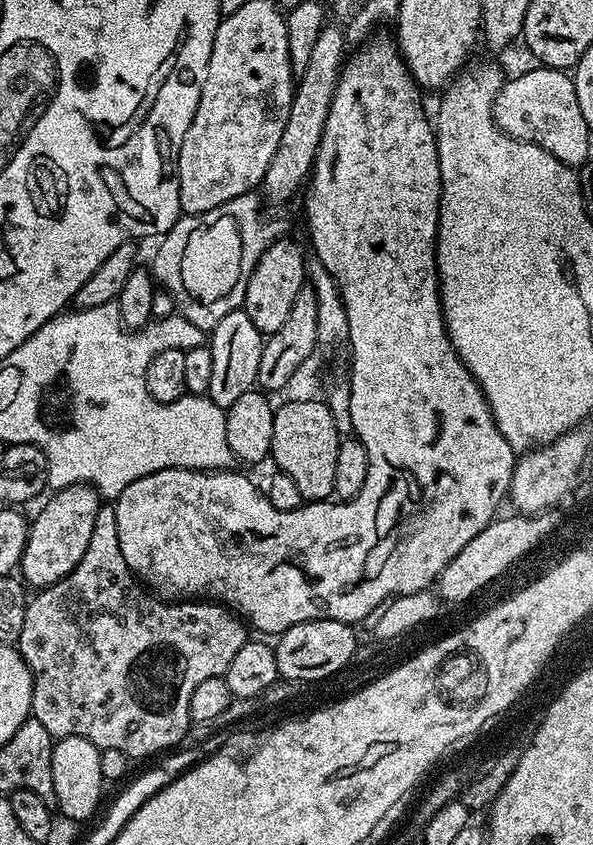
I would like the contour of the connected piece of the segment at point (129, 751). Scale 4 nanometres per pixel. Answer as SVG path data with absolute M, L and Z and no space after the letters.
M102 506L98 510L98 519L94 522L94 531L90 533L90 542L86 546L86 554L82 554L82 562L74 566L74 570L57 584L49 588L41 588L27 601L25 621L18 641L20 657L32 675L32 711L31 719L42 722L46 730L56 740L77 736L94 742L98 749L122 750L129 758L136 756L152 756L155 752L167 753L175 749L179 740L190 723L190 697L200 683L206 682L211 676L223 676L224 671L234 662L234 654L242 650L246 643L244 628L246 624L239 615L233 614L220 602L188 602L192 604L176 604L180 602L165 602L157 598L126 566L126 558L122 558L122 550L118 546L118 526L116 525L116 510L112 506Z

